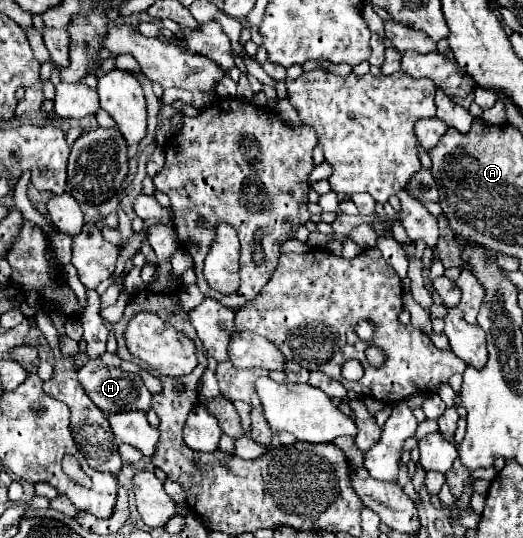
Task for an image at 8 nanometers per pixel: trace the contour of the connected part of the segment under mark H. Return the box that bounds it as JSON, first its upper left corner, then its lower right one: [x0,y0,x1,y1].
[78,360,152,414]

